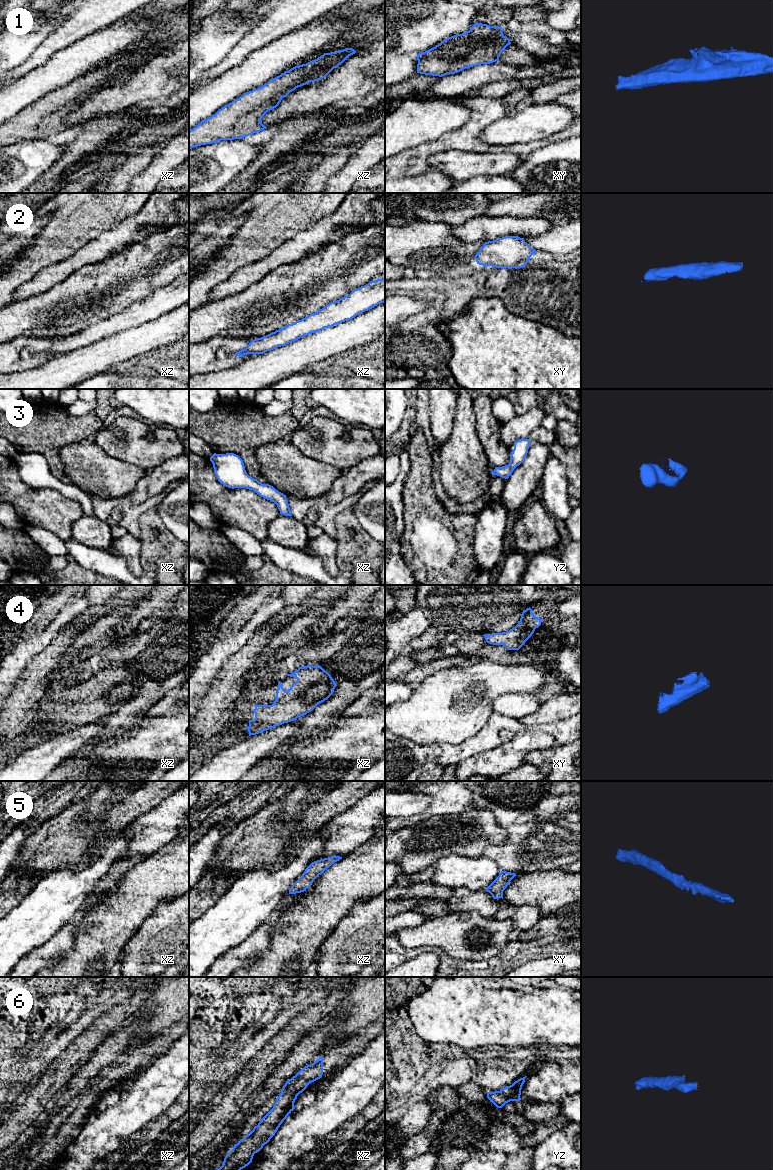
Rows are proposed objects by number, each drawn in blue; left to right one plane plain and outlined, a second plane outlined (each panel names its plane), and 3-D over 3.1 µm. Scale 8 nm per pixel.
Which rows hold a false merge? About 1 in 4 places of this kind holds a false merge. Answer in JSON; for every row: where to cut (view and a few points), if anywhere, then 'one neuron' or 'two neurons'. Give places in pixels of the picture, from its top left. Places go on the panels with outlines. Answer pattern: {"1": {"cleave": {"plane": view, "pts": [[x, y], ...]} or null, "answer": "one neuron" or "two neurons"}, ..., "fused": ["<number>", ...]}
{"1": {"cleave": null, "answer": "one neuron"}, "2": {"cleave": null, "answer": "one neuron"}, "3": {"cleave": null, "answer": "one neuron"}, "4": {"cleave": null, "answer": "one neuron"}, "5": {"cleave": null, "answer": "one neuron"}, "6": {"cleave": null, "answer": "one neuron"}, "fused": []}

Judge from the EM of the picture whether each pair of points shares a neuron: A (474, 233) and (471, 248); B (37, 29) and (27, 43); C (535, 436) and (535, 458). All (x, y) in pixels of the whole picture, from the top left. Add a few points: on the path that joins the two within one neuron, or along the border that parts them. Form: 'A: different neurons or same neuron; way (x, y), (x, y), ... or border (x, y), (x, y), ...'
A: different neurons; border (452, 230), (455, 236), (464, 241), (484, 242)
B: same neuron; way (36, 33), (36, 37), (31, 39)
C: different neurons; border (531, 442), (544, 444), (548, 447)

